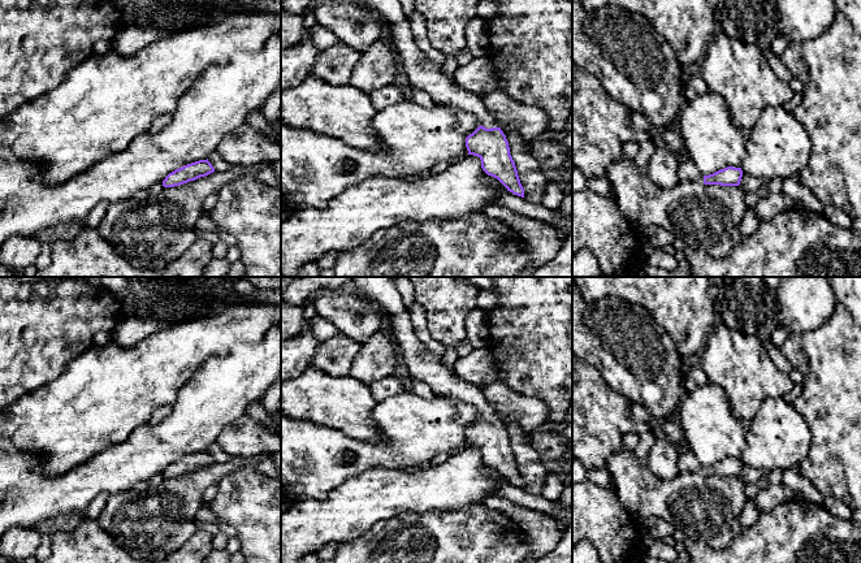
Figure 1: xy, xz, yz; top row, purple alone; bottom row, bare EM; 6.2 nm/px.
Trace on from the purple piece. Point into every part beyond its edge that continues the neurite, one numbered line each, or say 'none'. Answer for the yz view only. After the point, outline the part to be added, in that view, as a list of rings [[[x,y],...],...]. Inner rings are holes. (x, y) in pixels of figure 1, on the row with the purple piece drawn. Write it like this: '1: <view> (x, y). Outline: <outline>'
1: yz (687, 172). Outline: [[[682,156],[679,159],[678,181],[704,183],[704,176],[700,173],[697,165],[692,161],[692,159]]]

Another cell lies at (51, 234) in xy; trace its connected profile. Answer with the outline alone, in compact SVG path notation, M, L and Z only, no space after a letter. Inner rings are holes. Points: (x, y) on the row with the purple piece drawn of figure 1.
M79 222L56 224L40 230L36 238L42 244L51 246L56 242L72 241L82 229L83 225Z

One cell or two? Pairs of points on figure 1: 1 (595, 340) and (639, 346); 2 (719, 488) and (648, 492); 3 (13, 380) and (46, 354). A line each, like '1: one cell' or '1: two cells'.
1: one cell
2: one cell
3: one cell

